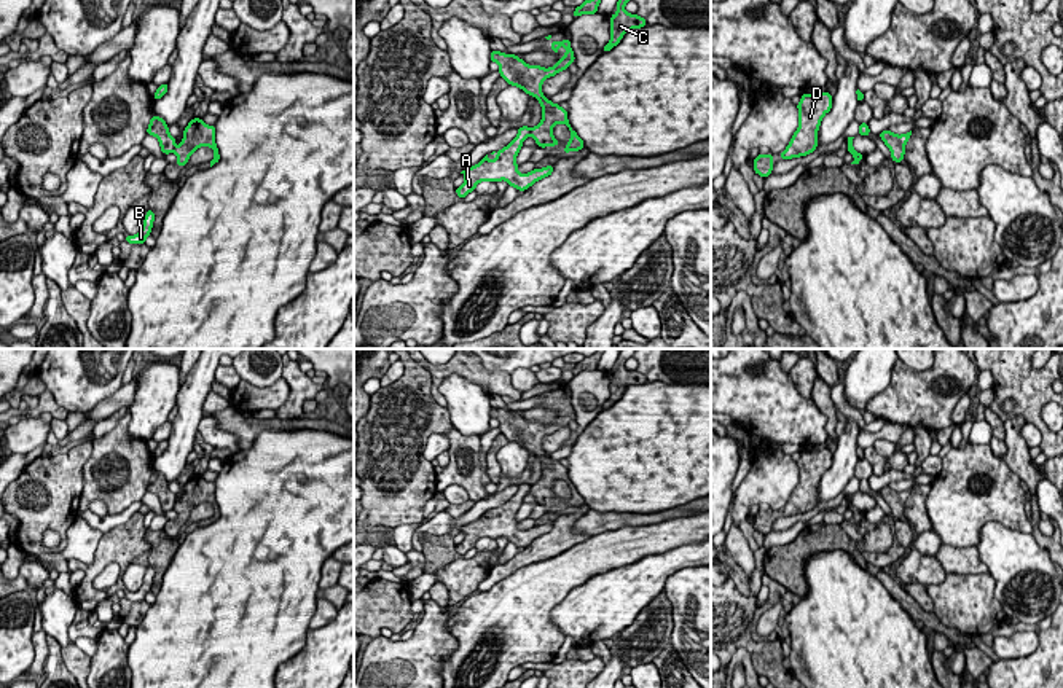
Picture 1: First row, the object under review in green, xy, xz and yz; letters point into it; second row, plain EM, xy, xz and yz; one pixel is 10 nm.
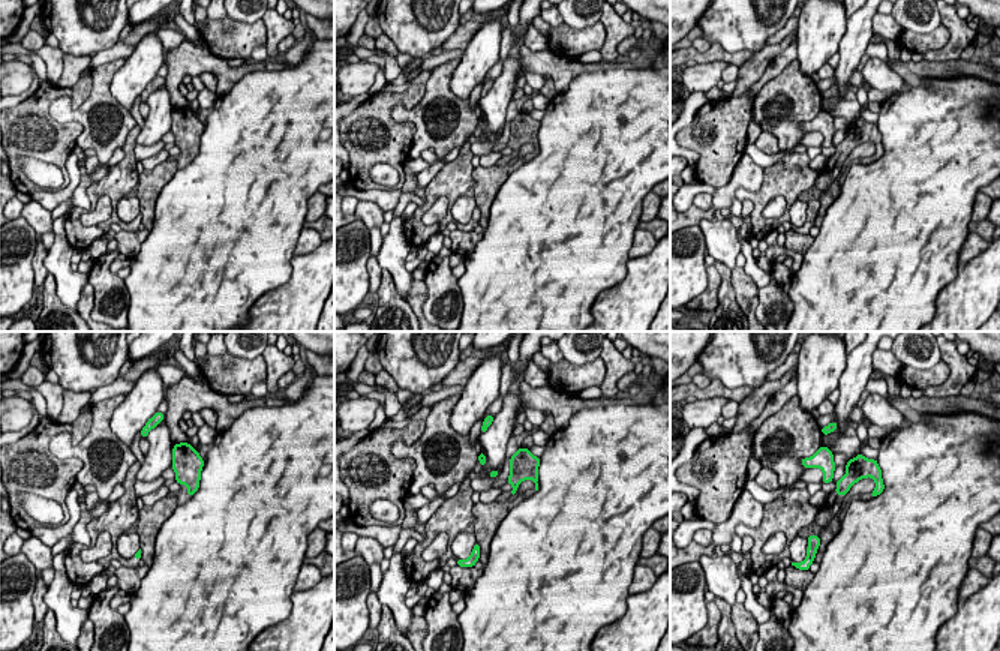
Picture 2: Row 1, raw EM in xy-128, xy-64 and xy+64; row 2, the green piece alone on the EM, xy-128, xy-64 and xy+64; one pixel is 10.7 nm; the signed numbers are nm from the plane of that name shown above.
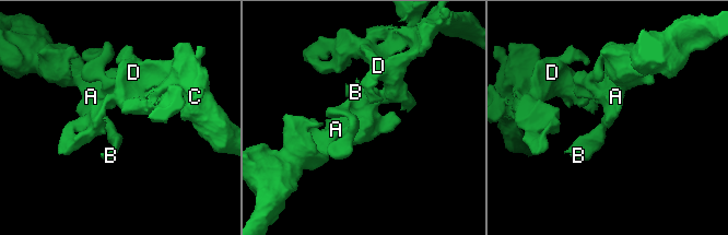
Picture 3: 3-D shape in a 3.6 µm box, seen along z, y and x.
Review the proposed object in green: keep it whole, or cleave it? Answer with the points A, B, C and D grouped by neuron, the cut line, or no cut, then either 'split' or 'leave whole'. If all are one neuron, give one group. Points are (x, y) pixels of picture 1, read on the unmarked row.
A B / C D; cut in xy along (176, 504), (172, 508); split

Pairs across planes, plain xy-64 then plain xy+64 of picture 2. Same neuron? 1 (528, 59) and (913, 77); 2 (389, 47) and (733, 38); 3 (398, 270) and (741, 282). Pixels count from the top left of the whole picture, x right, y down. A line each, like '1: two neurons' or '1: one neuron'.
1: one neuron
2: two neurons
3: two neurons

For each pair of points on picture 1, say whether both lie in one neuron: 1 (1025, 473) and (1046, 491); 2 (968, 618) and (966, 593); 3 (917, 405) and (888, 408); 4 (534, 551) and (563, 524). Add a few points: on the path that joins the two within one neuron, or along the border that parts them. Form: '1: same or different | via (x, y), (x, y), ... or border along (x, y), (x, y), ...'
1: different | border along (1046, 478), (1036, 486), (1036, 504), (1041, 510)
2: same | via (968, 612), (966, 599)
3: same | via (910, 405), (894, 405)
4: same | via (542, 548), (558, 532)

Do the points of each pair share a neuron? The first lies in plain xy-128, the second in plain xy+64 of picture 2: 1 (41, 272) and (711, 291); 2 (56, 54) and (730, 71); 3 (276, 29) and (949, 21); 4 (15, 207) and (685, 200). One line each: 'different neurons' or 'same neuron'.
1: same neuron
2: same neuron
3: same neuron
4: same neuron

